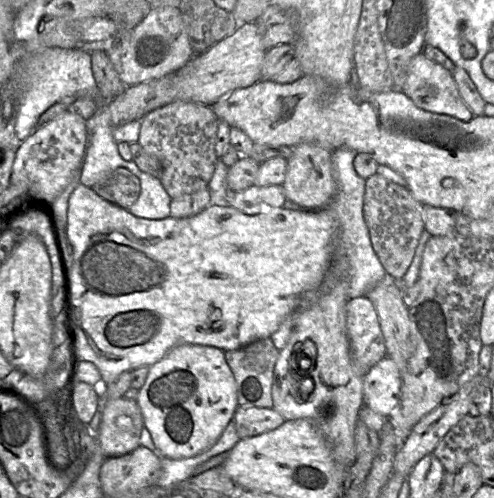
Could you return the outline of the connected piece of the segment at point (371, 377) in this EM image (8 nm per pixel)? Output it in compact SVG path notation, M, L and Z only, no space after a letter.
M382 358L364 377L364 405L385 417L400 404L401 375L396 363Z

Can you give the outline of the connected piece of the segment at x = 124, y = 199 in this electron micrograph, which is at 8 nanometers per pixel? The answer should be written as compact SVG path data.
M117 168L108 173L92 187L104 200L128 209L140 195L140 180L125 168Z

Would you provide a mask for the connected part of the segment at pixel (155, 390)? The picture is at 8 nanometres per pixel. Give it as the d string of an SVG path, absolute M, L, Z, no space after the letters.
M194 344L175 347L149 367L137 403L157 452L172 459L192 457L214 445L239 406L235 378L225 352Z

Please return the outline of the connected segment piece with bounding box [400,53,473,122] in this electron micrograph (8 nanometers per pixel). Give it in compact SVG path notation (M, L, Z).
M422 53L417 54L409 63L406 81L400 89L419 108L426 111L446 114L461 121L469 121L473 114L462 99L450 71L427 59Z

